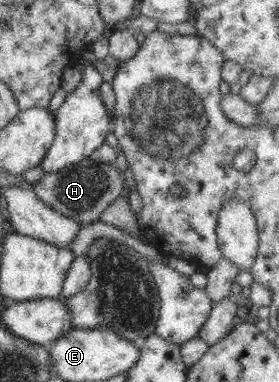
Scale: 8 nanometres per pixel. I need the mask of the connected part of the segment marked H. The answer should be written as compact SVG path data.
M89 157L57 172L45 172L39 181L32 184L32 189L39 200L55 212L73 218L81 225L94 223L117 198L127 198L133 192L115 163L99 163Z

